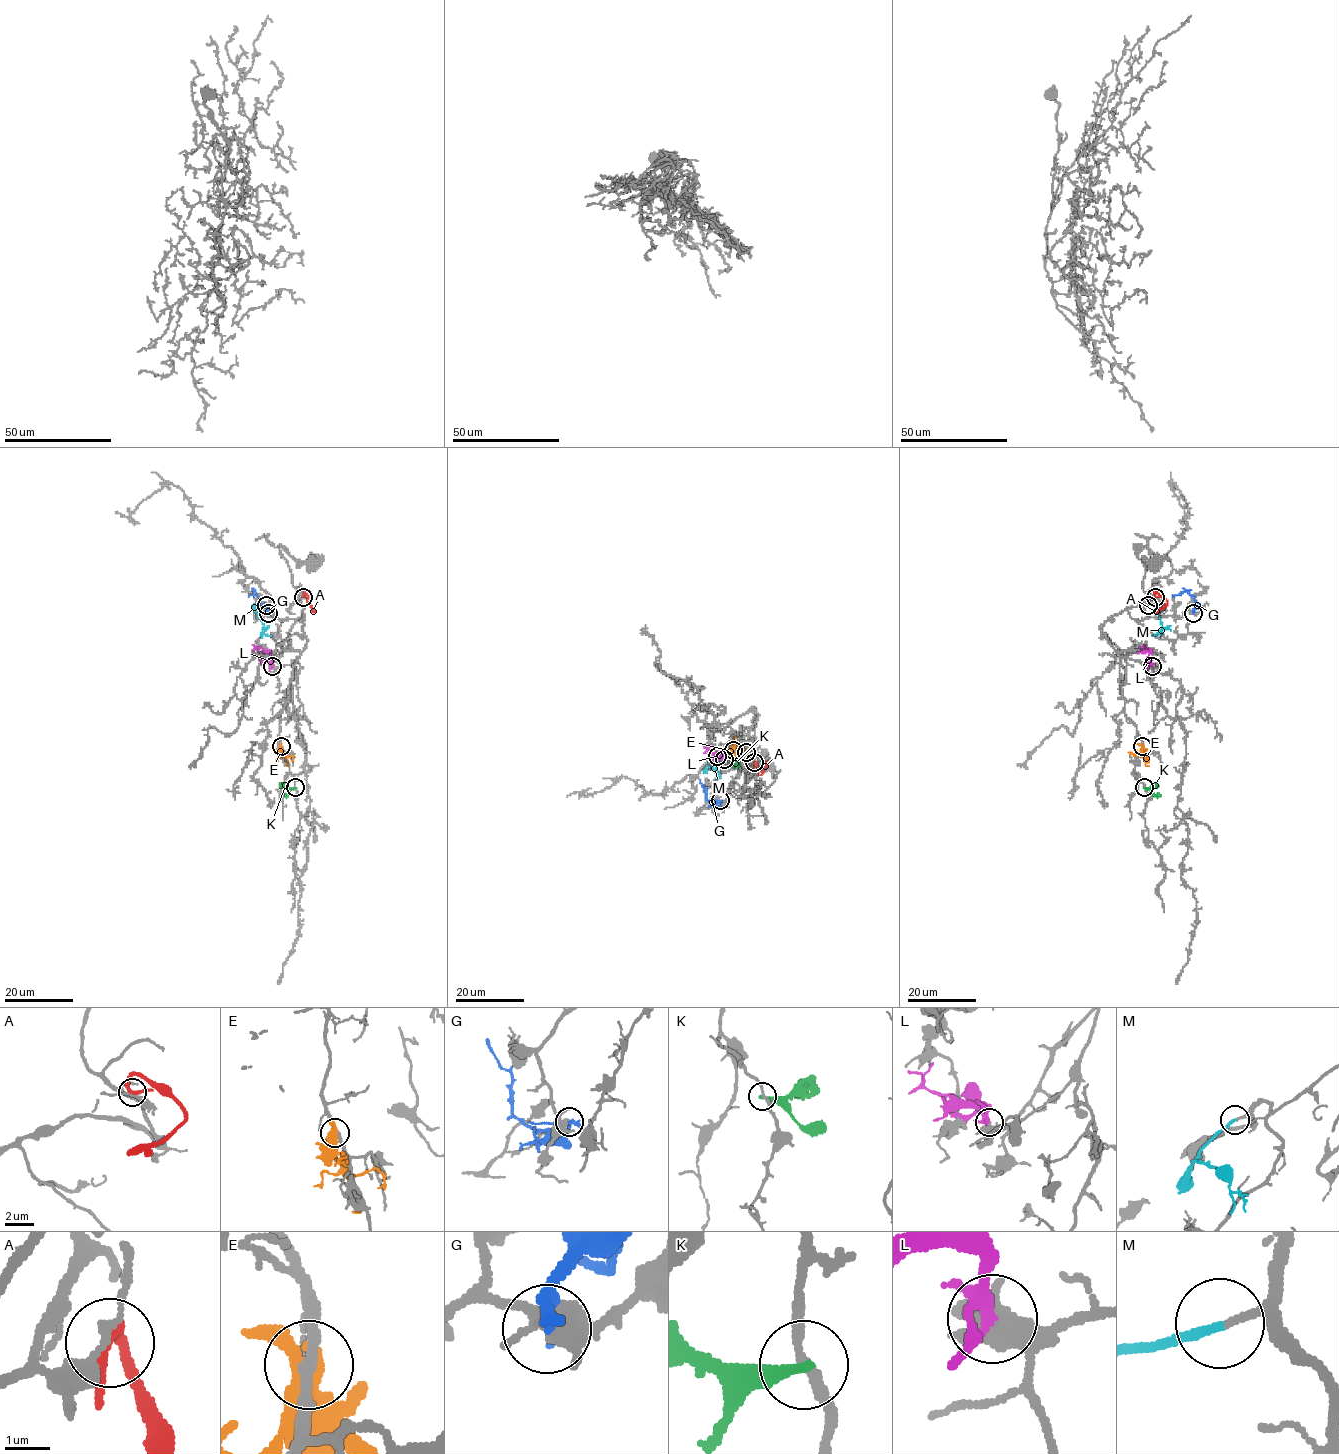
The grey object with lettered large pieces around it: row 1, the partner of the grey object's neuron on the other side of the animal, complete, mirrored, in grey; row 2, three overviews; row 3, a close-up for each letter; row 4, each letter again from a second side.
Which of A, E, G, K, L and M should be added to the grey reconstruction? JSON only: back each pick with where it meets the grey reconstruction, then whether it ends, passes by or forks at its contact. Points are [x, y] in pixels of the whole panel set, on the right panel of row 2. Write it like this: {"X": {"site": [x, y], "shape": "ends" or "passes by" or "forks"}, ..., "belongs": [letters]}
{"M": {"site": [1148, 605], "shape": "ends"}, "belongs": ["M"]}

